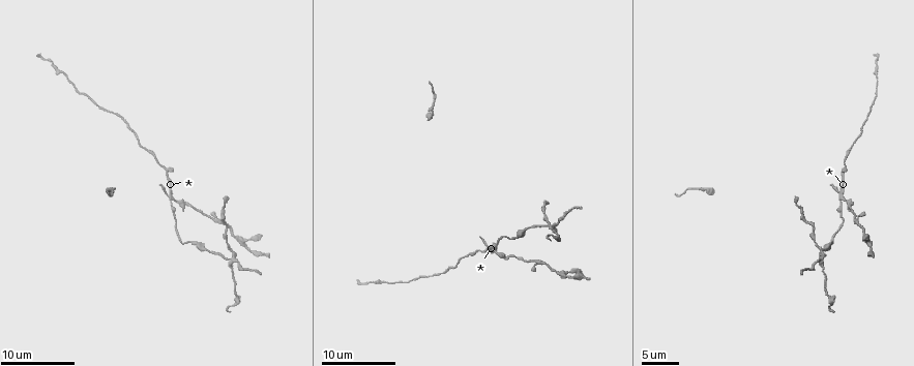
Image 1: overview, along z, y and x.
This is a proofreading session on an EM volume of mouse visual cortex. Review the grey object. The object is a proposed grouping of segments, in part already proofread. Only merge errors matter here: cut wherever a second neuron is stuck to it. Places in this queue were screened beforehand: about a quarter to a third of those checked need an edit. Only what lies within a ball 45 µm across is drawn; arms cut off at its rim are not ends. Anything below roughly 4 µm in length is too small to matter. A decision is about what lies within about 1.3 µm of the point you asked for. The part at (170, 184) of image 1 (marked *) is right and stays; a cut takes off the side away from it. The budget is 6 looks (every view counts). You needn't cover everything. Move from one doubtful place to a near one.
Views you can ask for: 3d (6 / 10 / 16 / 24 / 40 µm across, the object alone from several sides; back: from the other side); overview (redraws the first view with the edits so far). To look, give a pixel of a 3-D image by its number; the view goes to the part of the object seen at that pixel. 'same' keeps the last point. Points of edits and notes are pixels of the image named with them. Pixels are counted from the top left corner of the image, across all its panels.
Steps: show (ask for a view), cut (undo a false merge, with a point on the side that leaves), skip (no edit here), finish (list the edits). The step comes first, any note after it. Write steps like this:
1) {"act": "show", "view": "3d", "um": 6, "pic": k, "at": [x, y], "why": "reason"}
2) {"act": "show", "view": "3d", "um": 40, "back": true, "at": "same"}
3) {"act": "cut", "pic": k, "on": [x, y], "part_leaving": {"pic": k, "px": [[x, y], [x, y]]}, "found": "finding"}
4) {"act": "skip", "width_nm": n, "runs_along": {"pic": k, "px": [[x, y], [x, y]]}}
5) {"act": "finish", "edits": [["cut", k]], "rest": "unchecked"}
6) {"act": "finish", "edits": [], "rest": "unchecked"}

{"act": "show", "view": "3d", "um": 10, "pic": 1, "at": [840, 198]}

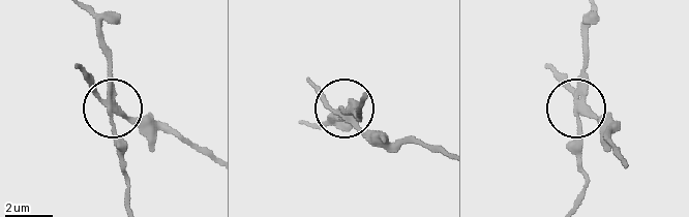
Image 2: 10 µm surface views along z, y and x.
{"act": "cut", "pic": 2, "on": [128, 121], "part_leaving": {"pic": 2, "px": [[343, 118], [370, 135], [442, 149]]}, "found": "two neurons meet here"}

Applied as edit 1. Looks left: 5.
{"act": "show", "view": "3d", "um": 16, "pic": 1, "at": [513, 238], "why": "calibre changes"}

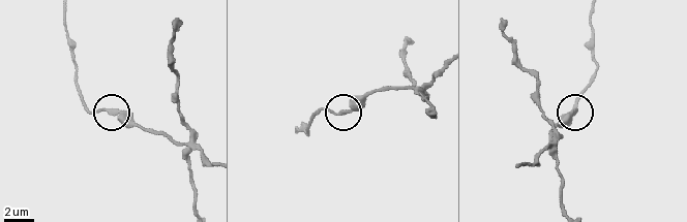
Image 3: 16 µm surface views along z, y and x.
{"act": "skip", "runs_along": {"pic": 3, "px": [[64, 13], [84, 105], [124, 115], [138, 127]]}, "found": "continuous, no second neuron"}

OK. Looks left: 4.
{"act": "show", "view": "3d", "um": 16, "pic": 1, "at": [821, 257], "why": "four or more arms meet"}

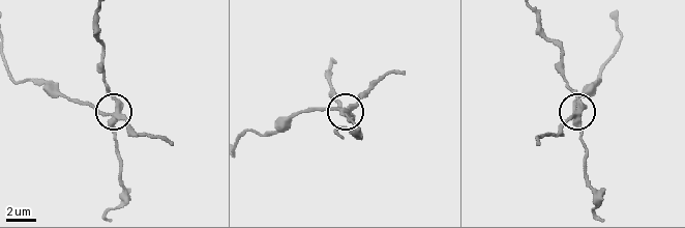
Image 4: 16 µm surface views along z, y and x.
{"act": "cut", "pic": 4, "on": [110, 95], "arms": 4, "found": "a second neuron is stuck on"}

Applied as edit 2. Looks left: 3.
{"act": "finish", "edits": [["cut", 2], ["cut", 4]], "rest": "unchecked"}

